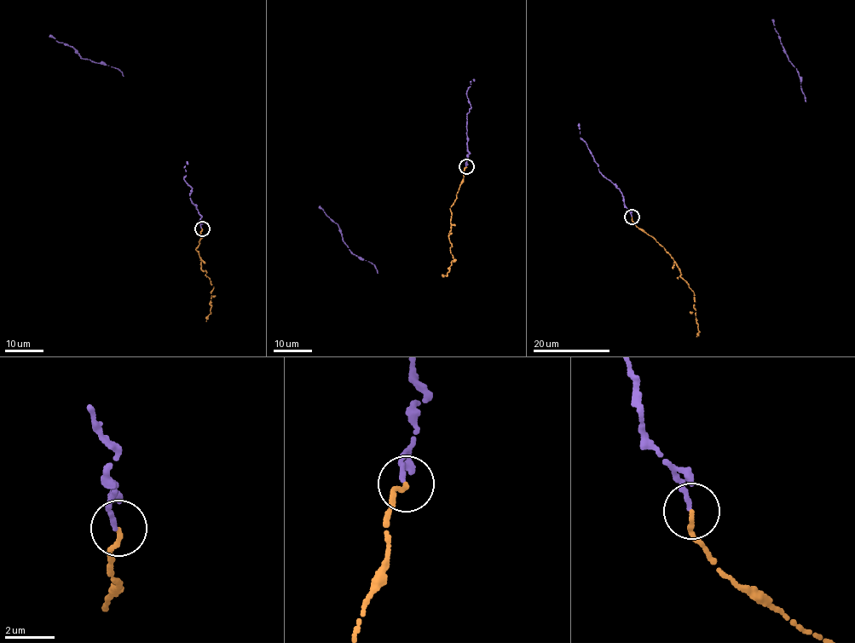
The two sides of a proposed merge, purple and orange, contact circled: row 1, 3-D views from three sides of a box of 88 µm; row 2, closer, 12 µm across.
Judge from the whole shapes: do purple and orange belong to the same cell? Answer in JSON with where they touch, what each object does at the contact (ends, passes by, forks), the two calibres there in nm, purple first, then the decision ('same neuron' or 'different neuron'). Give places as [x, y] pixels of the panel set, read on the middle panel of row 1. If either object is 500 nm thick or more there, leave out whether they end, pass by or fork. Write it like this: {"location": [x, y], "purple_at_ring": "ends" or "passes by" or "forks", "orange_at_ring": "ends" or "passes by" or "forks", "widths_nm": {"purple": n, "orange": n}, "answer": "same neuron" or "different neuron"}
{"location": [466, 166], "purple_at_ring": "passes by", "orange_at_ring": "ends", "widths_nm": {"purple": 120, "orange": 180}, "answer": "same neuron"}

